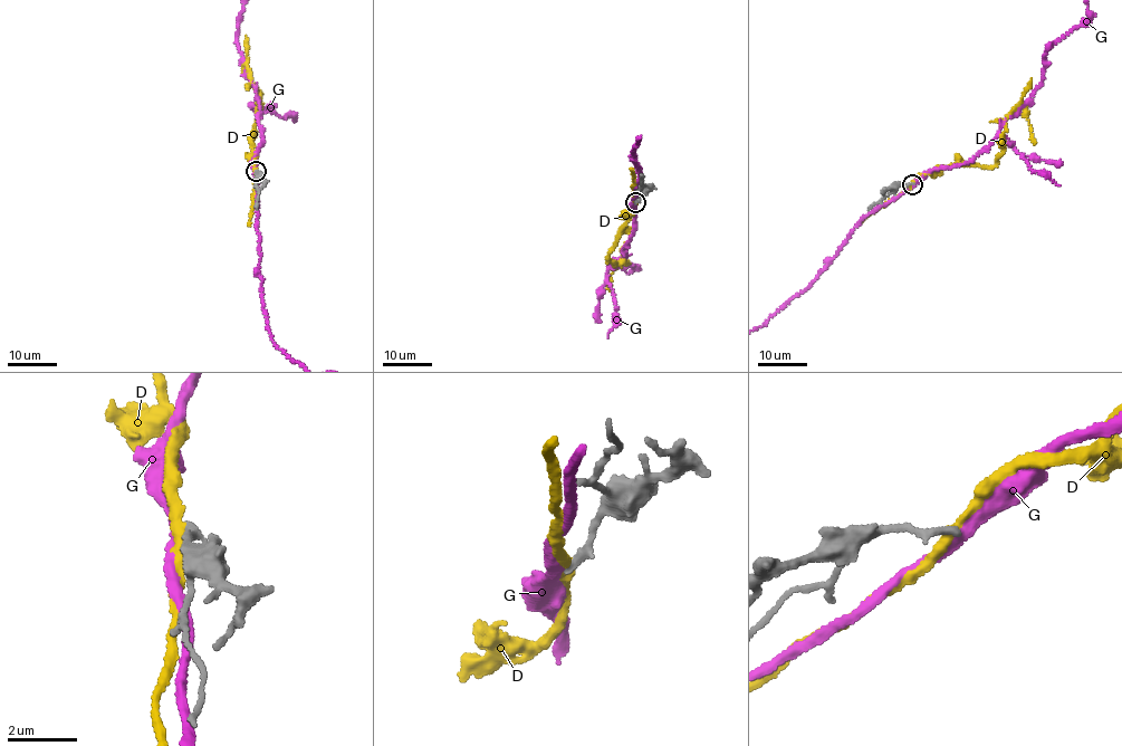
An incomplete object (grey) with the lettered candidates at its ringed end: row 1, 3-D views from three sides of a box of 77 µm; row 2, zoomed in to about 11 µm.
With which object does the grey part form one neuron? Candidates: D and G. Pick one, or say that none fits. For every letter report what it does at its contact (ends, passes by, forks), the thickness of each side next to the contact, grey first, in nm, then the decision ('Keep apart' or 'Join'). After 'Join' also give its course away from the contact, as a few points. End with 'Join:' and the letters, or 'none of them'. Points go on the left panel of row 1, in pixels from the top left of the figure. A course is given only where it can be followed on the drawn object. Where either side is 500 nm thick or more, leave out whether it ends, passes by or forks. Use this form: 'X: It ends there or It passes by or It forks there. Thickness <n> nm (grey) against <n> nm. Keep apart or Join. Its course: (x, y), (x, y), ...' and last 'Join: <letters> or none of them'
D: It passes by. Thickness 240 nm (grey) against 300 nm. Keep apart
G: It passes by. Thickness 240 nm (grey) against 320 nm. Keep apart
Join: none of them

